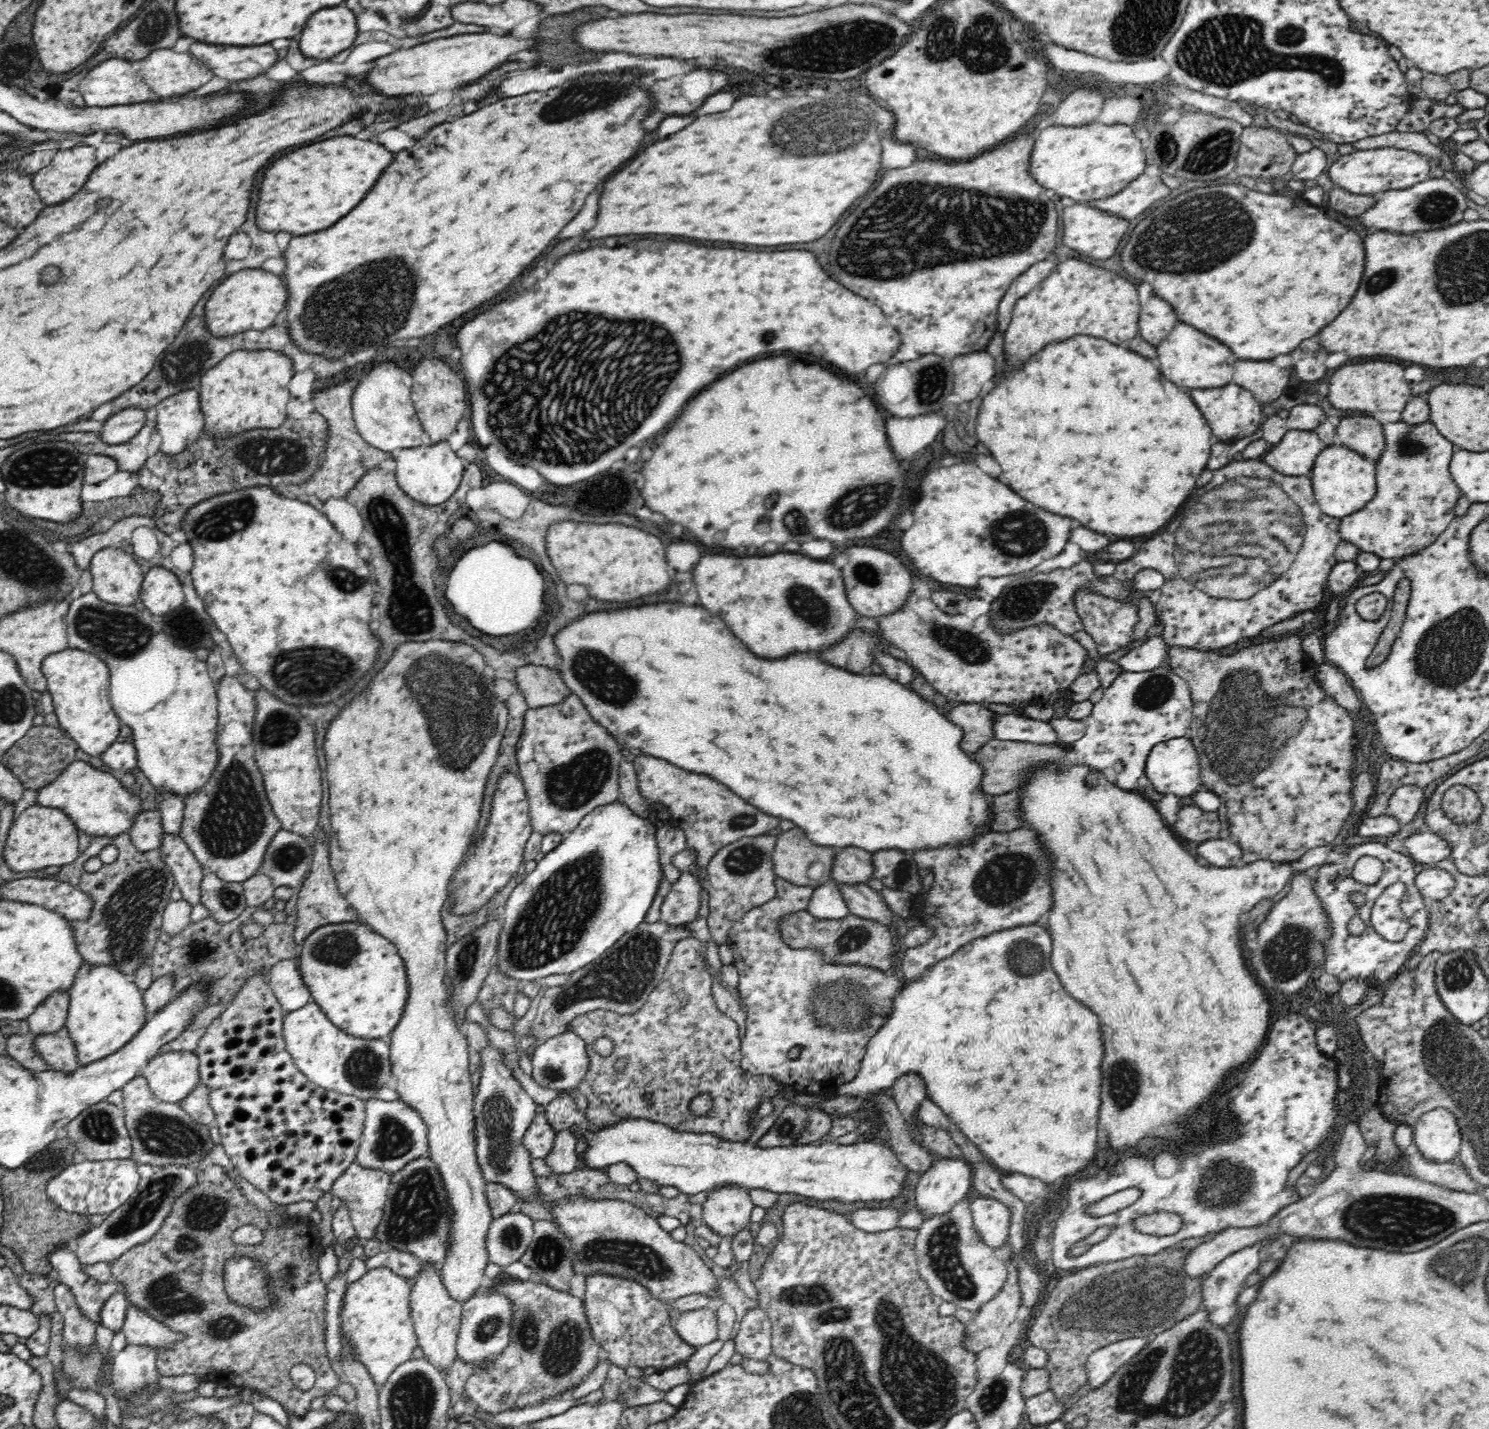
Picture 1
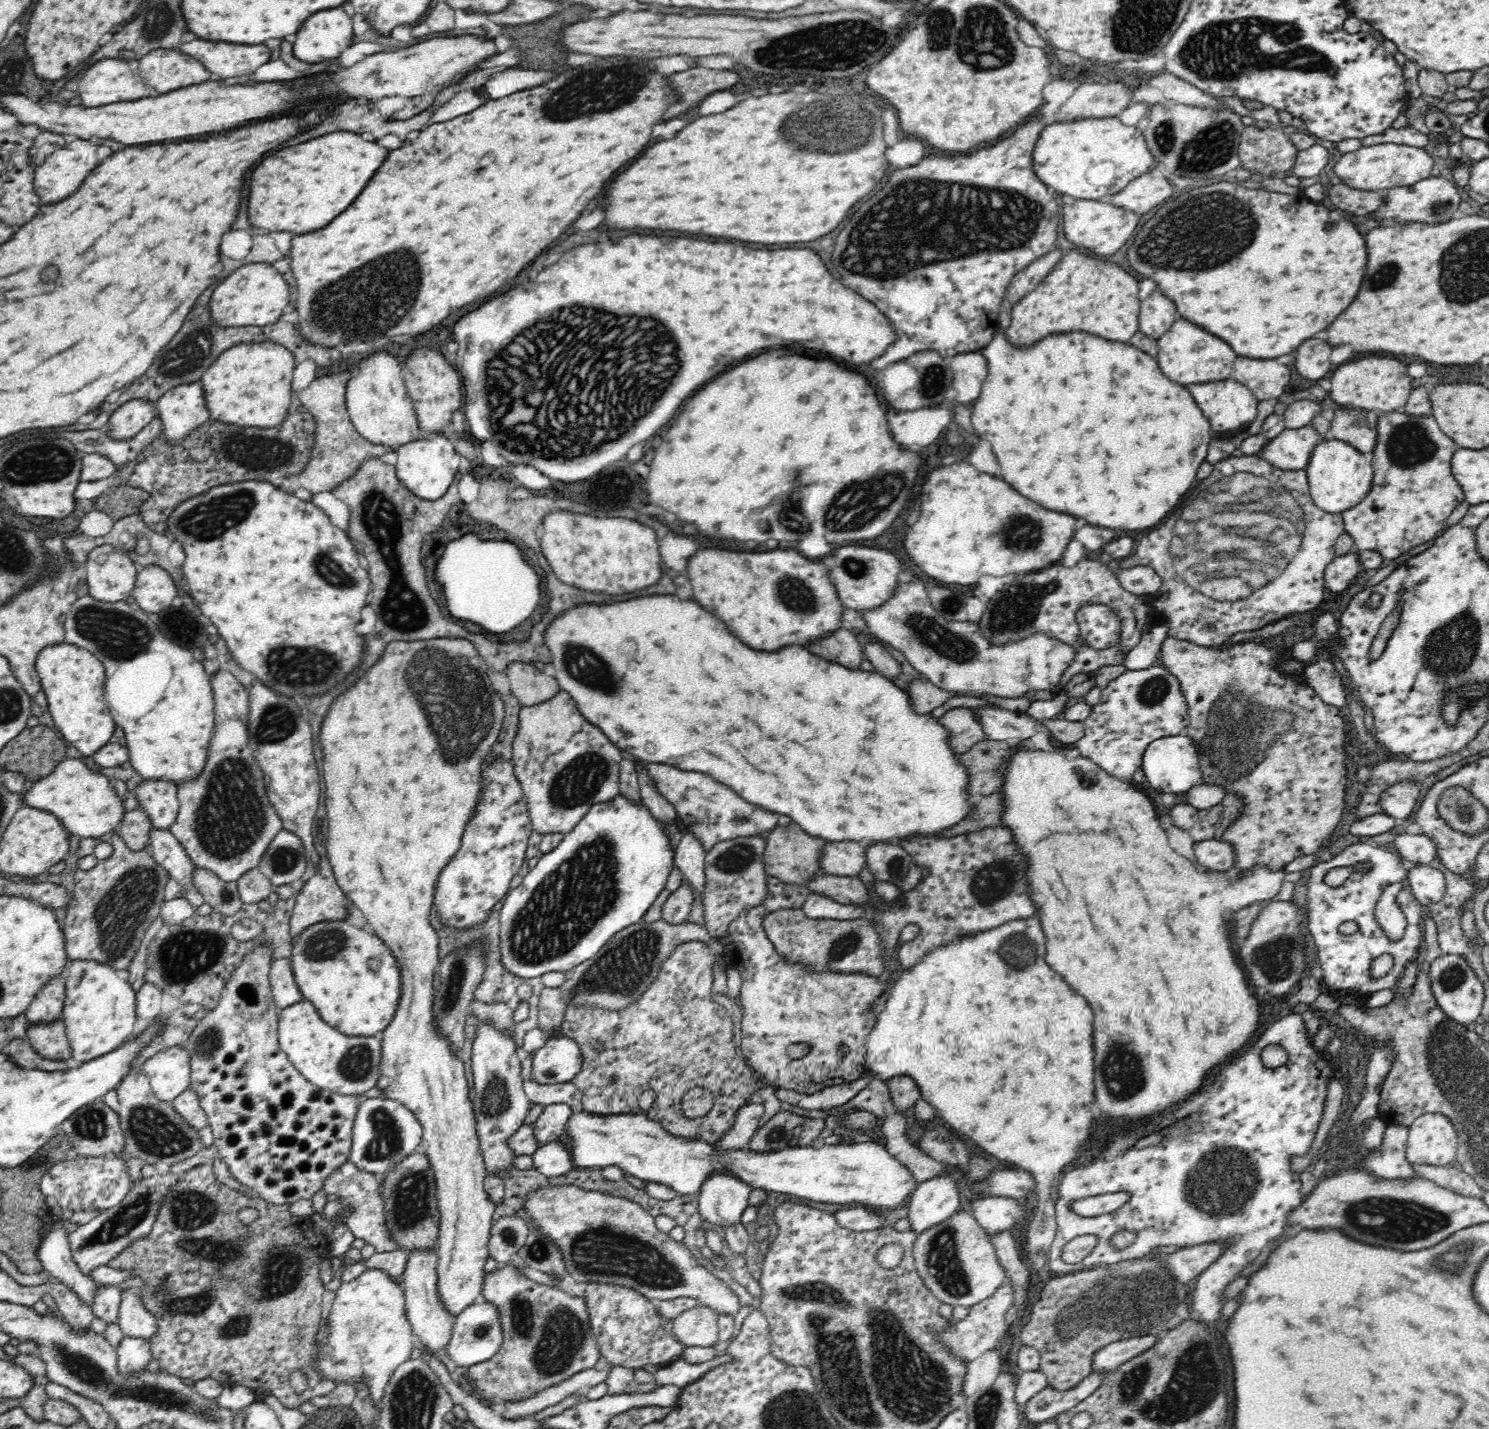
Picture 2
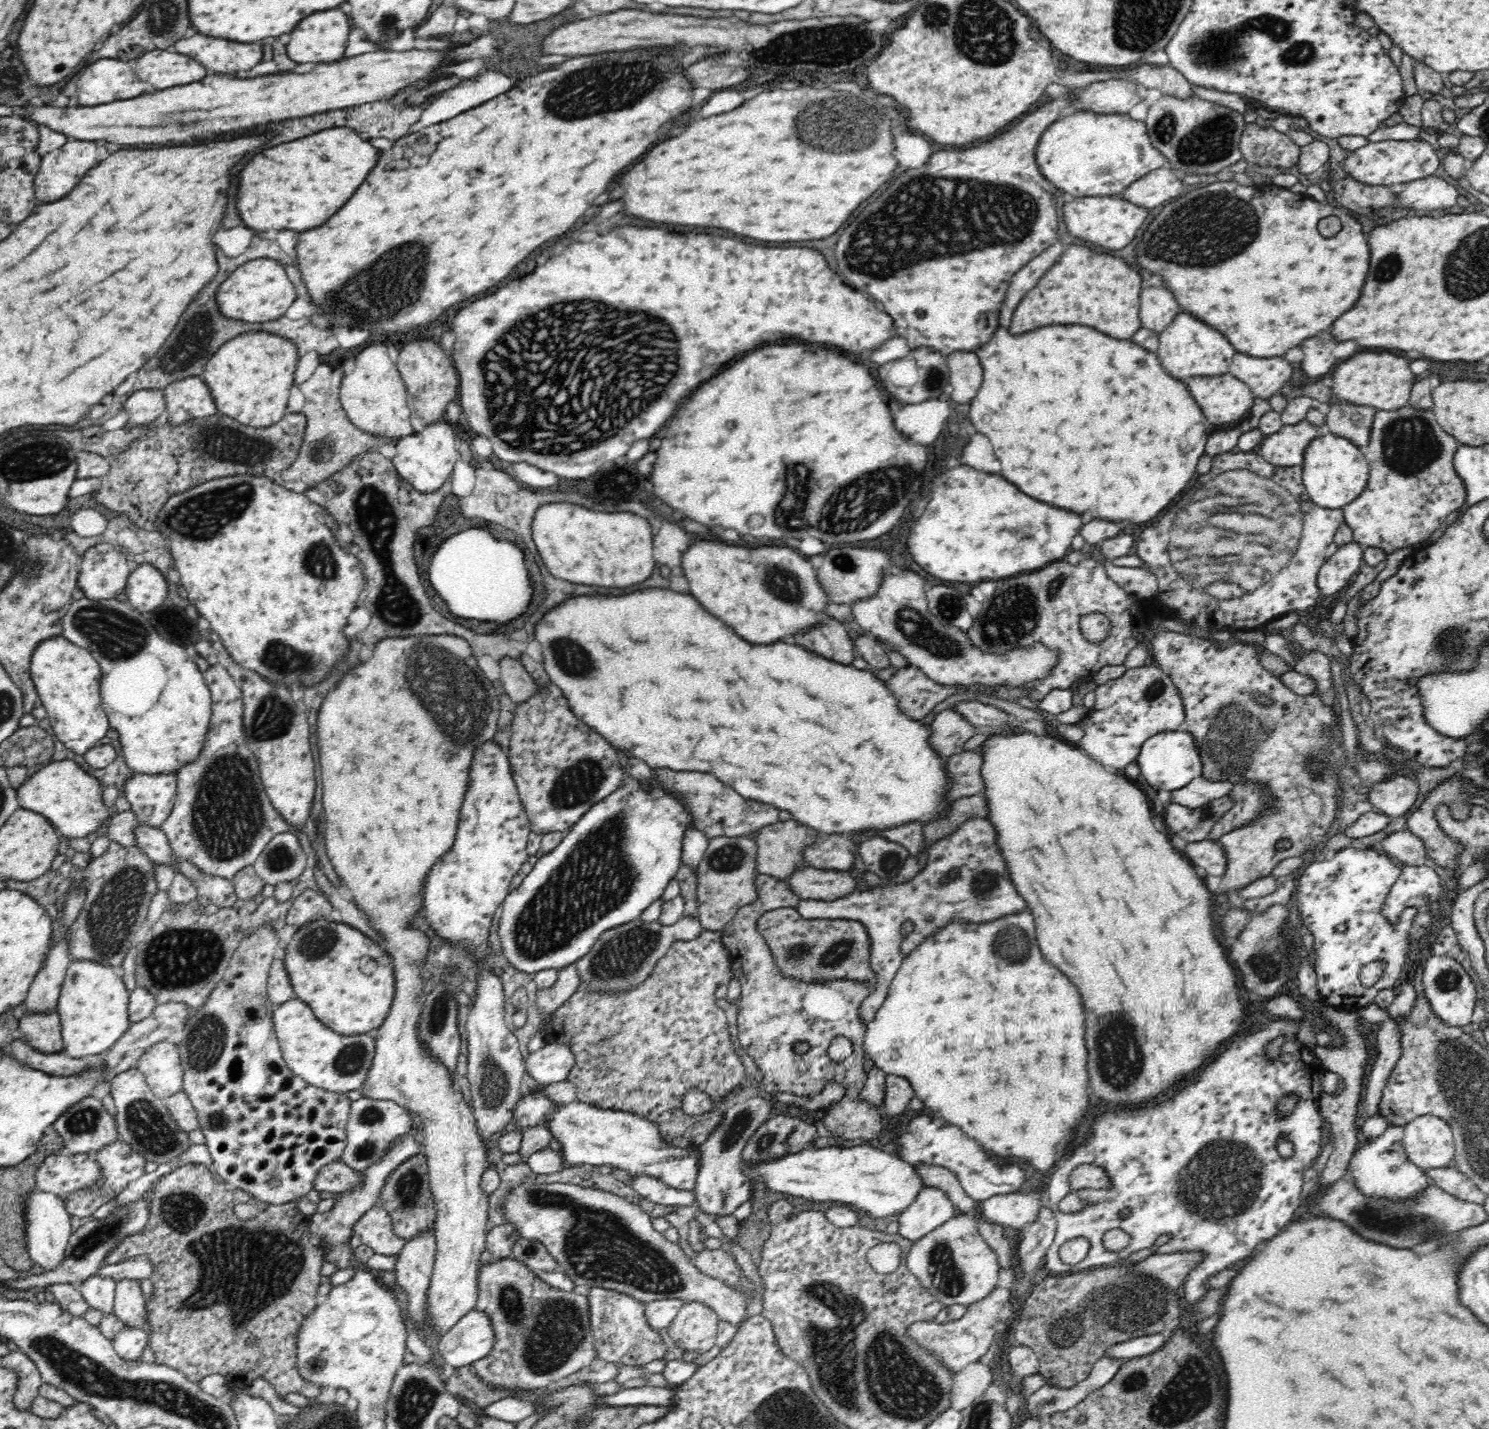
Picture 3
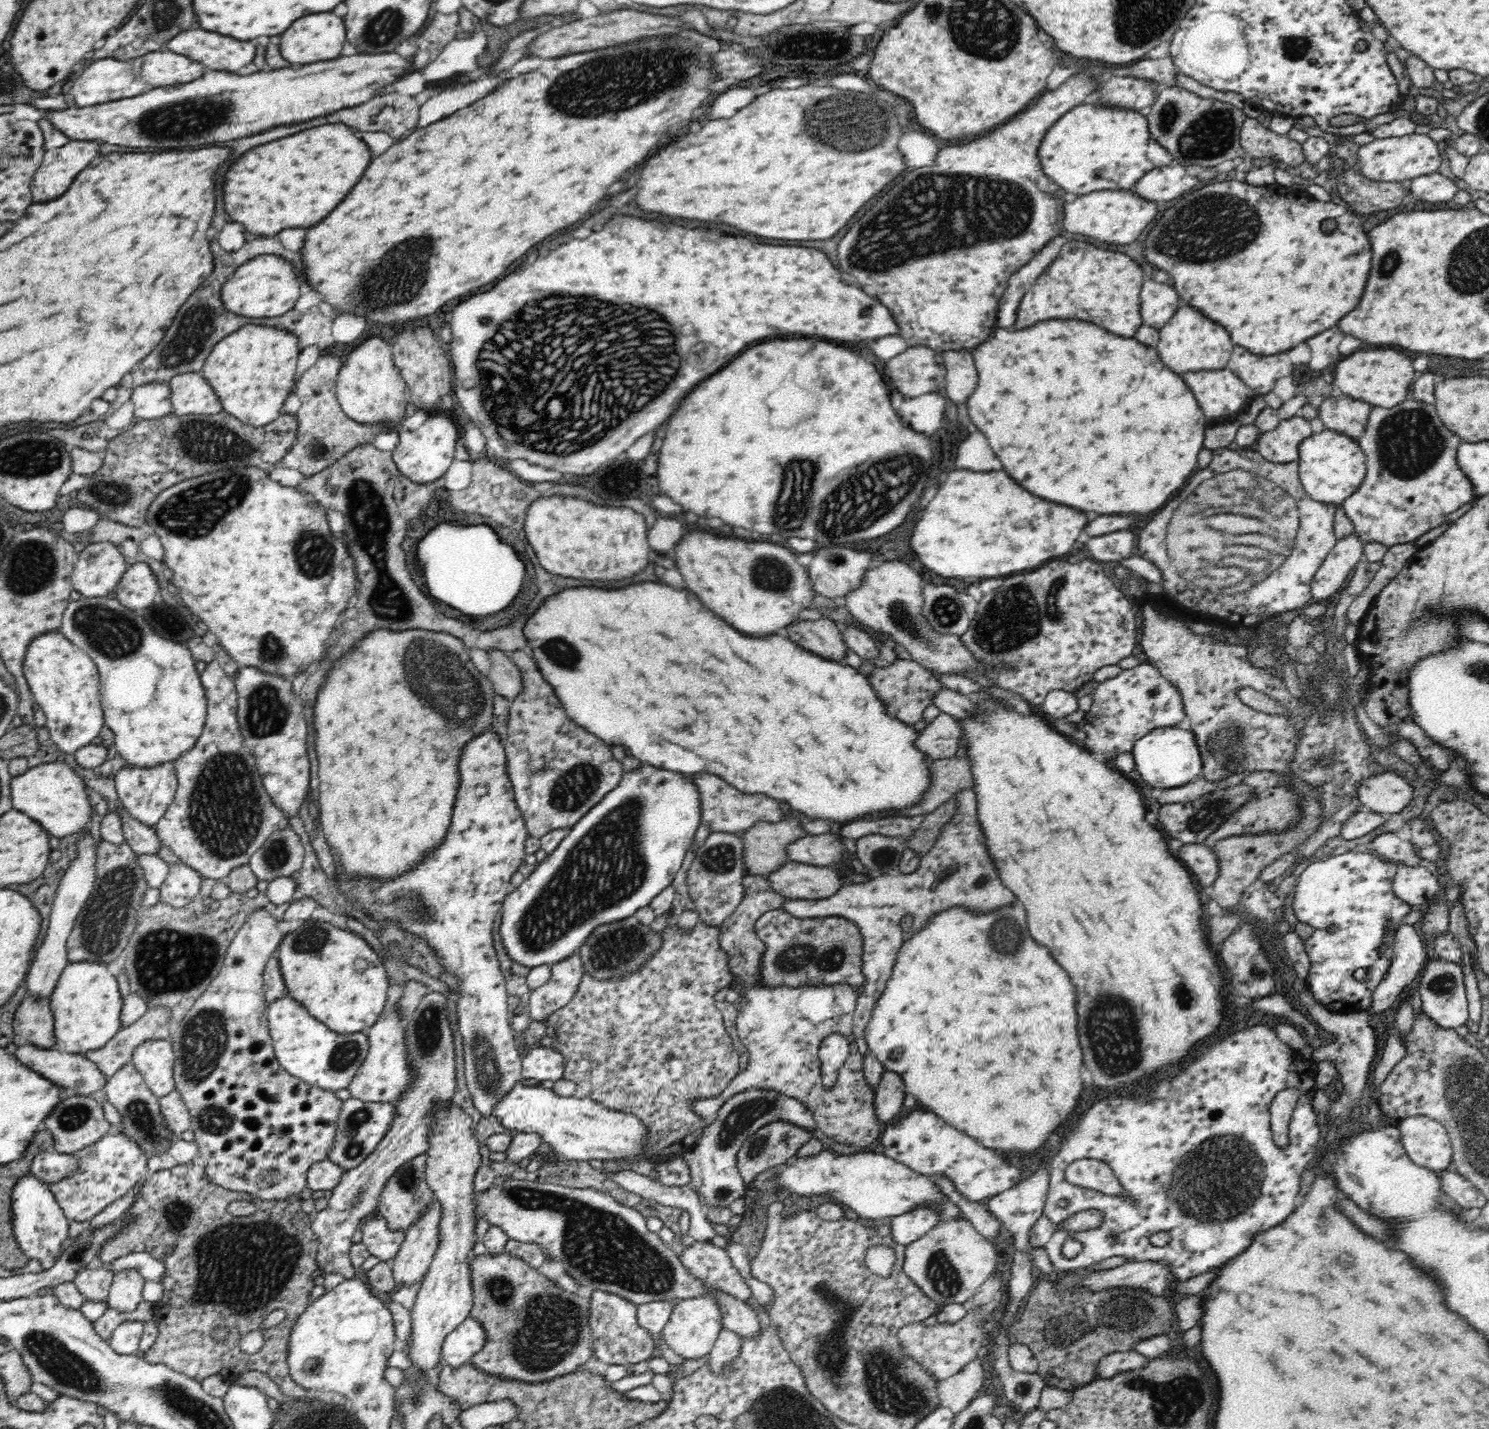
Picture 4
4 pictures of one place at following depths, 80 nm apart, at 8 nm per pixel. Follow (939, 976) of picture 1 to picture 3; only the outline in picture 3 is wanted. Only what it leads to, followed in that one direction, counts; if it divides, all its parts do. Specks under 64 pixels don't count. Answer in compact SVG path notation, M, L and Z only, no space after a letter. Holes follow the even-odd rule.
M1029 910L1006 914L982 924L952 918L950 922L940 926L938 932L926 937L908 956L902 956L902 964L890 982L882 1006L878 1008L874 1018L866 1024L863 1048L870 1054L872 1062L887 1075L903 1076L908 1079L915 1096L930 1110L930 1114L938 1115L958 1127L965 1135L977 1140L986 1151L992 1151L998 1156L1016 1156L1020 1160L1026 1160L1038 1172L1044 1172L1046 1184L1060 1156L1070 1148L1072 1144L1070 1138L1074 1138L1076 1132L1074 1128L1078 1128L1080 1120L1088 1112L1088 1094L1086 1094L1088 1056L1084 1046L1084 1010L1082 1010L1078 988L1074 988L1074 984L1042 956L1034 933L1034 917Z

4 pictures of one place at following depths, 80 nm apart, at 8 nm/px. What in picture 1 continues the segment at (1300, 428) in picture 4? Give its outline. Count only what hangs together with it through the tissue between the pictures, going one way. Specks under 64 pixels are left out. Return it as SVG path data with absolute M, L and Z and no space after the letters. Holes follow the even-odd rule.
M1289 428L1261 458L1268 466L1282 474L1309 476L1314 460L1324 446L1315 430Z

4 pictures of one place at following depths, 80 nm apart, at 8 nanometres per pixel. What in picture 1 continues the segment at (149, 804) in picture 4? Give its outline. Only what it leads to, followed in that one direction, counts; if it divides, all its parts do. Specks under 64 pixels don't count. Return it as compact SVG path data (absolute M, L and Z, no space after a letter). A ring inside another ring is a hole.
M168 788L156 789L156 808L161 815L162 829L168 834L178 835L184 817L184 799Z

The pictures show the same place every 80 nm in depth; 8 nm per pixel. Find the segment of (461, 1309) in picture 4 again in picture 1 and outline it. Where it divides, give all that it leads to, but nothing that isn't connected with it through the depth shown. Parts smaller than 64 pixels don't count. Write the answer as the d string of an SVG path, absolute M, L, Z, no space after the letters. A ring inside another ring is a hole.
M430 640L430 642L406 642L396 648L392 658L386 662L386 666L374 674L370 684L366 686L364 692L360 692L354 700L350 700L348 706L340 710L340 714L332 720L332 724L326 730L324 736L324 752L326 752L326 776L328 776L328 790L330 790L330 822L331 834L326 843L329 849L329 861L335 874L339 891L346 897L347 902L355 908L357 914L364 917L366 924L371 926L371 930L387 938L394 944L398 955L404 961L406 969L406 979L408 979L408 998L404 1004L404 1012L400 1022L392 1028L386 1040L390 1045L390 1077L393 1082L393 1088L398 1095L398 1100L404 1102L410 1108L420 1114L420 1119L426 1124L428 1129L428 1147L429 1159L437 1167L440 1179L442 1180L445 1191L447 1192L447 1204L451 1208L451 1222L449 1223L449 1239L446 1244L446 1258L439 1266L439 1272L442 1283L449 1293L451 1300L456 1300L463 1305L478 1295L476 1293L484 1282L485 1268L489 1263L489 1254L486 1248L486 1238L490 1224L494 1220L492 1208L489 1207L488 1198L485 1194L485 1185L482 1169L478 1165L478 1154L476 1154L477 1138L475 1135L475 1116L473 1115L474 1090L472 1090L472 1080L470 1080L470 1064L468 1063L468 1052L466 1048L466 1038L464 1029L458 1029L454 1023L454 1013L452 1007L446 1002L448 991L444 989L445 982L442 980L446 972L446 951L447 938L444 925L442 925L442 908L446 904L448 896L448 882L452 876L452 870L458 866L462 860L466 846L470 844L472 836L478 832L478 818L480 818L480 809L482 798L484 798L484 788L486 788L486 778L490 768L496 762L496 752L501 747L501 741L508 724L509 711L504 701L496 698L493 691L494 674L488 667L484 657L473 646L462 644L462 642L452 642L443 640Z

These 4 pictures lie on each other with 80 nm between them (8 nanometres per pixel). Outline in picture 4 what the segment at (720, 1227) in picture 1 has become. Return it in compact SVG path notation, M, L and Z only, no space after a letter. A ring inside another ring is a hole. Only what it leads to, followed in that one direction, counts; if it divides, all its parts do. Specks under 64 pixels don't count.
M748 1088L736 1092L716 1113L713 1122L704 1126L693 1148L682 1156L691 1173L691 1187L698 1192L704 1206L729 1207L734 1200L744 1197L747 1188L737 1168L737 1153L745 1140L758 1129L780 1121L806 1129L810 1134L817 1128L813 1112L801 1100L786 1096L781 1090Z

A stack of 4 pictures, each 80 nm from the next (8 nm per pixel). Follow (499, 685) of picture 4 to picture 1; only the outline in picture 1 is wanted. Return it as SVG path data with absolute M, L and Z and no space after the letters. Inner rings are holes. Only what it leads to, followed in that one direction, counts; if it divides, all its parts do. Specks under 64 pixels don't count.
M526 664L515 669L514 684L524 696L525 704L532 709L559 704L571 694L571 691L561 680L558 672L551 672L548 668L540 665Z

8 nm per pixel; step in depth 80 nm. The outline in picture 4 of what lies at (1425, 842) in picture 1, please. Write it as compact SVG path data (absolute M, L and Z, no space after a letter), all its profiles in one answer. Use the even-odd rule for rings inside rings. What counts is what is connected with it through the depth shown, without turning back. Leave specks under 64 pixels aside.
M1377 833L1370 840L1371 852L1384 860L1399 864L1418 864L1420 857L1414 853L1412 843L1401 840L1396 833Z

